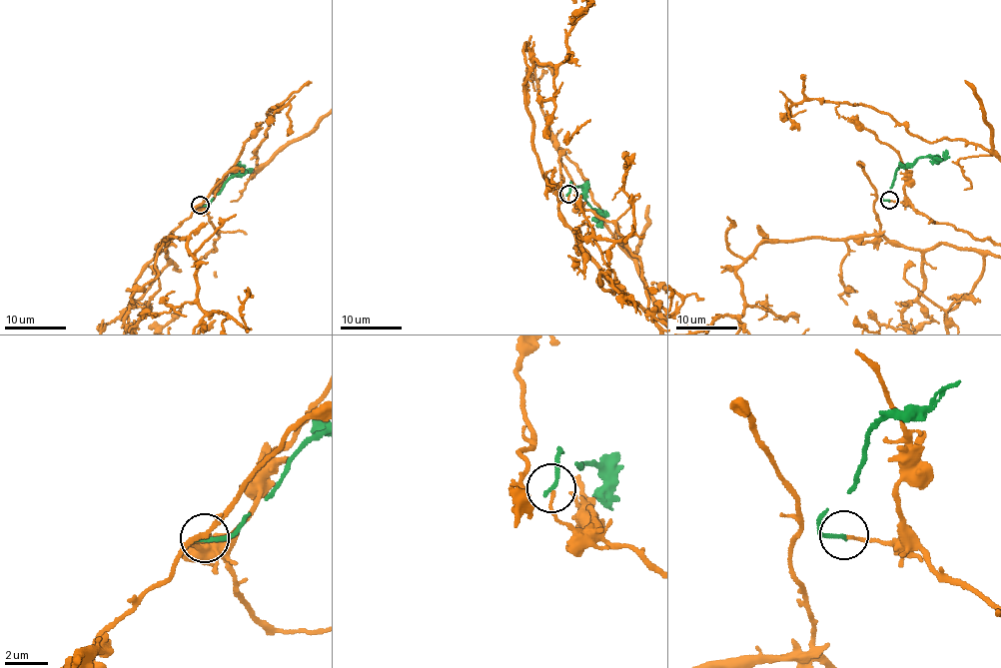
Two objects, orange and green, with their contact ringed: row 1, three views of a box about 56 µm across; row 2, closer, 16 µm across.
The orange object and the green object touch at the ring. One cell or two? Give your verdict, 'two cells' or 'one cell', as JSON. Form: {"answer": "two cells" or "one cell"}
{"answer": "two cells"}

